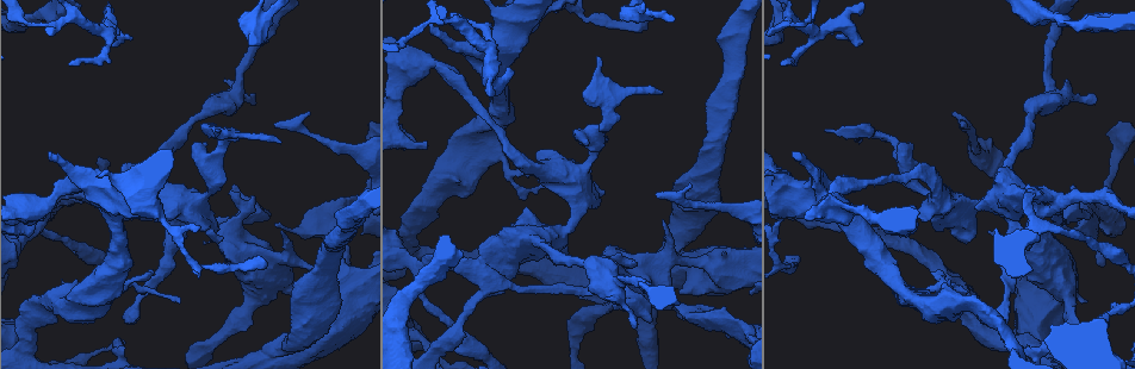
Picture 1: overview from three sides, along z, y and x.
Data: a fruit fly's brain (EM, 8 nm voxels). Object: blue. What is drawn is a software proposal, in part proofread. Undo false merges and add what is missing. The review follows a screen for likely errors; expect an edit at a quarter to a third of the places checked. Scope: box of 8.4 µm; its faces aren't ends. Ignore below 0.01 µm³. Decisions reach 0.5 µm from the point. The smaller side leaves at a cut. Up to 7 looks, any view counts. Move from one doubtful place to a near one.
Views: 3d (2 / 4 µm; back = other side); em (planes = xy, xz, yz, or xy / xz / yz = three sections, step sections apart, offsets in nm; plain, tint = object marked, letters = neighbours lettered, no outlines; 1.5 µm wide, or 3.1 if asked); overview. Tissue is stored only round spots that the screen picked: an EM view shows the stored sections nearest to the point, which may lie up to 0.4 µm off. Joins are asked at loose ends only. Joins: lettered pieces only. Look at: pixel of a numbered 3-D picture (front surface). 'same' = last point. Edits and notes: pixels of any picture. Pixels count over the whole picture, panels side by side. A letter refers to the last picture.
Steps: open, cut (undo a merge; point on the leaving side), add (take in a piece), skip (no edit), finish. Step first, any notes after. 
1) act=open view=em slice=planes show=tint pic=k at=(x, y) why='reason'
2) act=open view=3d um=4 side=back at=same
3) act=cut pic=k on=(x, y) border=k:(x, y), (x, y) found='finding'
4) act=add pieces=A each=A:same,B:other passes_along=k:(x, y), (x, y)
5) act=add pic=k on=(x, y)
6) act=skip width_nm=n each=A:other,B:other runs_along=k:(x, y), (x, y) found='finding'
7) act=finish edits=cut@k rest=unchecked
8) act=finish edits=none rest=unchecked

act=open view=3d um=2 pic=1 at=(971, 134) why='narrows sharply'

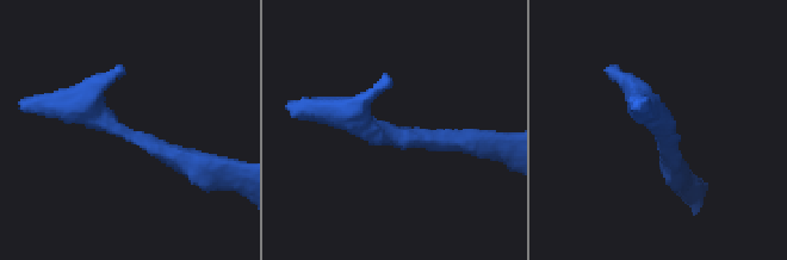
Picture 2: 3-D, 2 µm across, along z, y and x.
act=open view=em slice=xy step=8 show=tint pic=2 at=(120, 130)

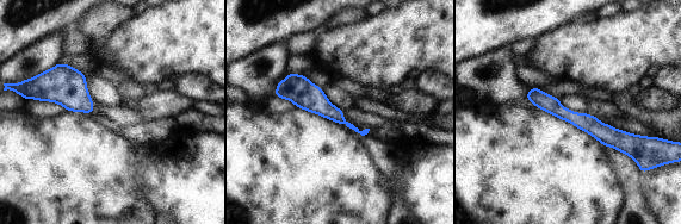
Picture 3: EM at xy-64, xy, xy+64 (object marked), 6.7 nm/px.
act=open view=em slice=xz step=4 show=letters at=same

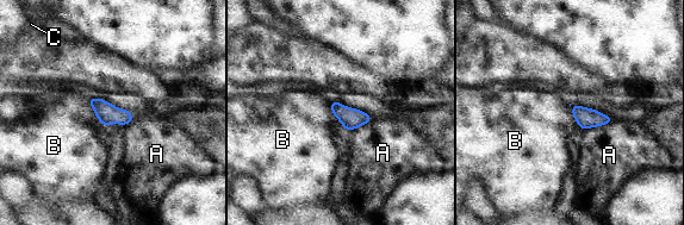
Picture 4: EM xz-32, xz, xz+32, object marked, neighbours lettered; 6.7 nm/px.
act=skip width_nm=120 each=A:other,B:other,C:other border=4:(569, 104), (576, 123), (583, 129) found='continuous, no second neuron'

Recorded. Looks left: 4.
act=open view=3d um=2 pic=1 at=(961, 237) why='an open end'

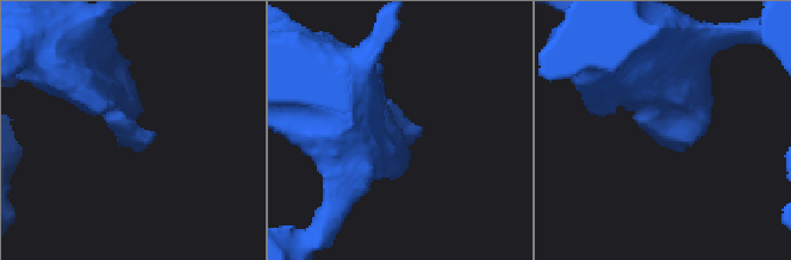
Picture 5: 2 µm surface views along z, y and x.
act=open view=em slice=planes show=letters pic=5 at=(666, 136)

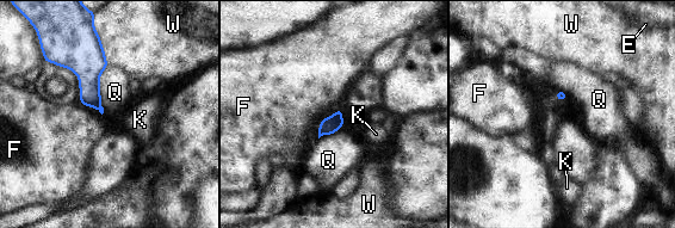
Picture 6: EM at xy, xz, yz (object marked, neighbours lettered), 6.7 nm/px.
act=skip longest_contact=W:360nm each=E:other,F:other,K:other,Q:other,W:other found='none of them fits'

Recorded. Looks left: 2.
act=open view=em slice=xz step=8 show=letters pic=1 at=(254, 99) why='an open end'

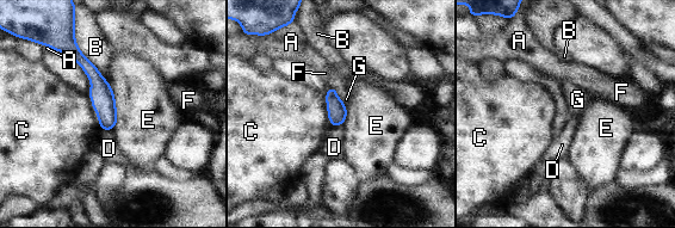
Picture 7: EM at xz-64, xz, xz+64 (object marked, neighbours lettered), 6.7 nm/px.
act=skip width_nm=130 each=A:other,B:other,C:other,D:other,E:other,F:other,G:other border=7:(105, 80), (115, 100), (113, 128) found='none of them fits'

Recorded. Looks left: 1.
act=finish edits=none rest=unchecked

